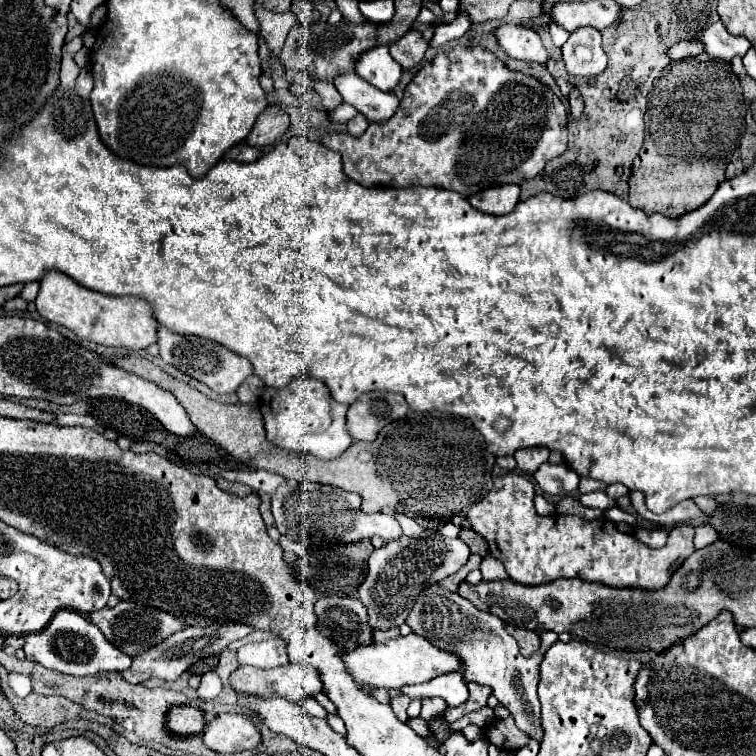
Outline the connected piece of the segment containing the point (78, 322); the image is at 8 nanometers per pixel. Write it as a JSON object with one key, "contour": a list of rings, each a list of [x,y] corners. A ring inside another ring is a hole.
{"contour":[[[55,270],[45,272],[45,276],[39,280],[39,286],[41,288],[35,298],[37,312],[49,322],[69,328],[79,338],[103,346],[129,348],[129,350],[141,350],[157,342],[157,322],[149,310],[149,304],[141,302],[139,298],[107,296],[101,292],[93,292],[77,284],[73,278],[65,276],[63,272],[55,272]]]}

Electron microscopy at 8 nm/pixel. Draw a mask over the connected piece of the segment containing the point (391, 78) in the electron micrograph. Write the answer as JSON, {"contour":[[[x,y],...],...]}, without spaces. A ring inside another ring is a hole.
{"contour":[[[377,46],[361,54],[361,60],[357,64],[357,74],[363,80],[367,80],[371,86],[383,92],[393,92],[401,80],[401,66],[393,62],[387,46]]]}

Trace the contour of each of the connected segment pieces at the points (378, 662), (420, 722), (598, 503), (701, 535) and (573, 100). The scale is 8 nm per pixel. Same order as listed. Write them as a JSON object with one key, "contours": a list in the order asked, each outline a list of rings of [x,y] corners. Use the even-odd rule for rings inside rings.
{"contours":[[[[409,634],[405,638],[389,640],[385,644],[371,644],[371,646],[359,646],[347,654],[343,654],[345,668],[349,670],[353,682],[361,690],[373,690],[373,688],[383,688],[383,690],[399,690],[409,684],[421,684],[429,682],[431,678],[459,670],[459,658],[455,654],[449,654],[425,638],[417,634]]],[[[409,718],[407,724],[409,724],[409,728],[415,730],[415,734],[419,734],[431,748],[435,748],[435,750],[439,748],[439,740],[437,740],[437,736],[433,734],[429,722],[425,722],[423,718]]],[[[591,492],[591,494],[583,494],[579,496],[579,502],[587,508],[599,508],[599,510],[607,510],[609,506],[615,506],[615,500],[609,498],[605,492]]],[[[699,526],[695,530],[695,548],[705,548],[719,540],[719,534],[713,526]]],[[[573,88],[571,94],[569,94],[569,108],[571,108],[571,116],[573,116],[573,118],[579,118],[579,116],[581,116],[583,100],[581,100],[581,94],[577,92],[577,88]]]]}

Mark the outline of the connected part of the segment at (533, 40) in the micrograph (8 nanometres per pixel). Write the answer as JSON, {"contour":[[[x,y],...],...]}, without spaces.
{"contour":[[[499,24],[493,30],[497,46],[513,60],[525,60],[525,62],[547,62],[547,52],[541,44],[541,38],[537,32],[517,26],[517,24]]]}

